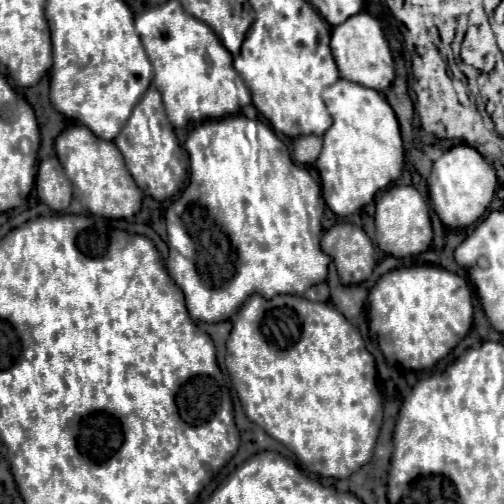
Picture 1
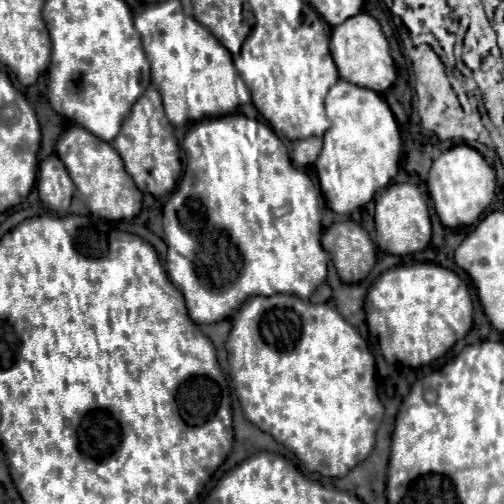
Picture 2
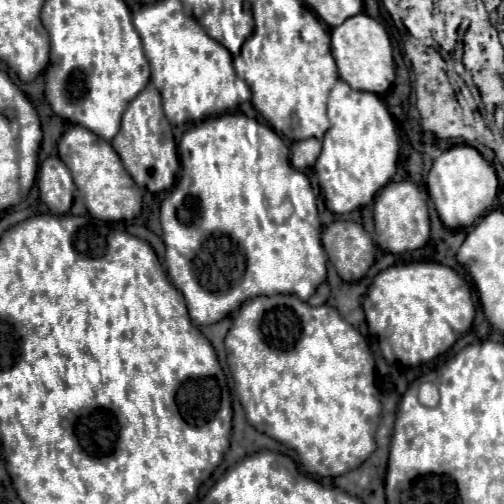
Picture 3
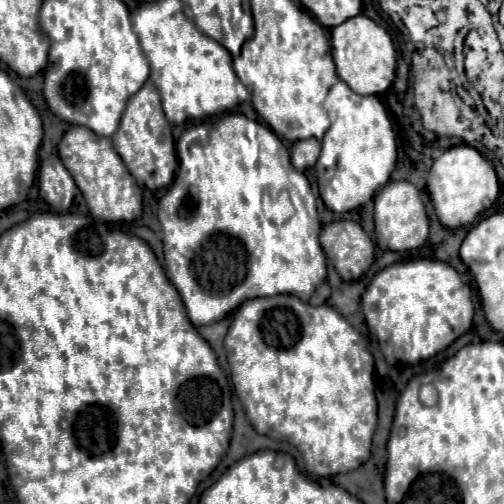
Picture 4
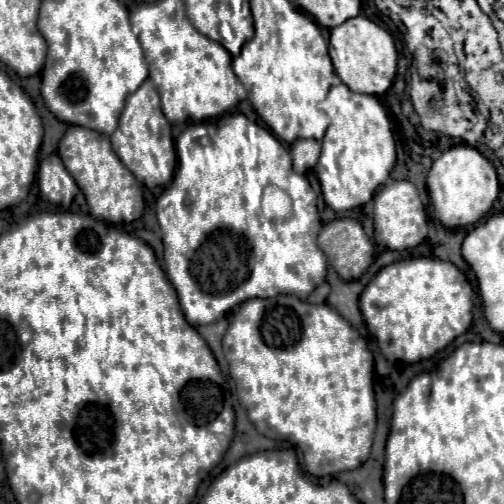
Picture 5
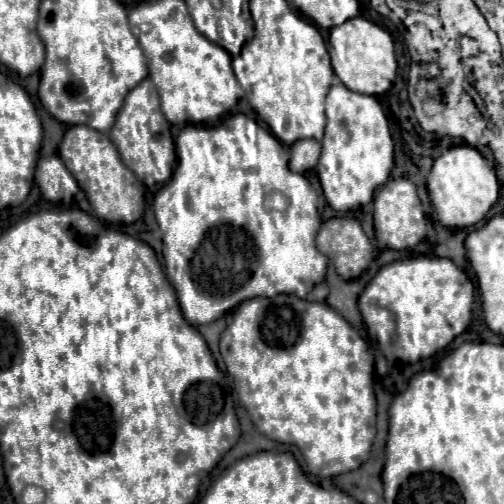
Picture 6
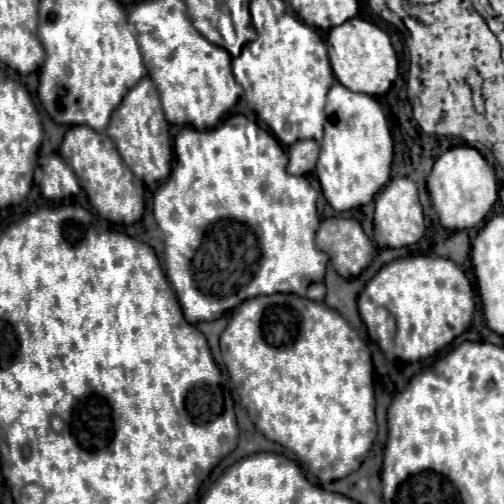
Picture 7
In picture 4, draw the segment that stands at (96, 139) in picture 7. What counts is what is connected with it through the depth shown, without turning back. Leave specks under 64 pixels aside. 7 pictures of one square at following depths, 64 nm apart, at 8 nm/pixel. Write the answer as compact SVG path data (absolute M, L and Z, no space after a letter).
M70 126L58 144L58 154L64 160L68 172L76 180L76 186L84 194L92 218L104 222L132 222L142 214L142 188L132 174L124 168L124 162L112 148L110 138L96 136L90 128Z

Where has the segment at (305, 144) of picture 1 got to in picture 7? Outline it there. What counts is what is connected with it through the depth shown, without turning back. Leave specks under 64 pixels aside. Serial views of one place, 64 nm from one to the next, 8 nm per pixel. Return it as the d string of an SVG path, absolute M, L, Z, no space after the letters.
M298 140L296 144L290 146L288 154L290 154L288 172L300 176L314 170L318 154L320 154L320 146L316 140Z

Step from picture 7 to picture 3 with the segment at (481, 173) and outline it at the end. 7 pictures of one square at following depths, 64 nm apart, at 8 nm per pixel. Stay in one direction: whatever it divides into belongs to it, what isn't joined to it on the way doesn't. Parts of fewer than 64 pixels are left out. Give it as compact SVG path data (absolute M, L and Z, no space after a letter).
M458 144L442 152L434 160L428 172L426 186L442 224L448 228L464 228L464 226L472 226L494 202L498 190L498 178L494 168L480 156L476 148Z

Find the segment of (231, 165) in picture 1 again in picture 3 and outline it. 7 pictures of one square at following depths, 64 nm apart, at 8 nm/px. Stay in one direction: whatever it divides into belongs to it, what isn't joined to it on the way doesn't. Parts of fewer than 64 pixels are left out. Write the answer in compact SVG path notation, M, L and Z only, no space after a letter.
M222 114L216 118L204 120L200 126L188 130L180 140L180 156L182 156L182 172L176 182L176 186L170 190L170 194L162 200L160 206L160 222L162 222L162 238L166 244L166 272L172 284L184 294L186 306L190 312L190 318L196 326L202 324L216 324L234 310L240 308L240 304L254 296L274 296L274 294L294 294L300 300L308 300L316 288L326 280L326 252L320 244L320 232L322 224L318 218L317 196L314 193L310 180L306 174L296 172L292 164L288 166L288 148L282 142L282 138L270 128L260 124L254 118L248 118L244 114Z

